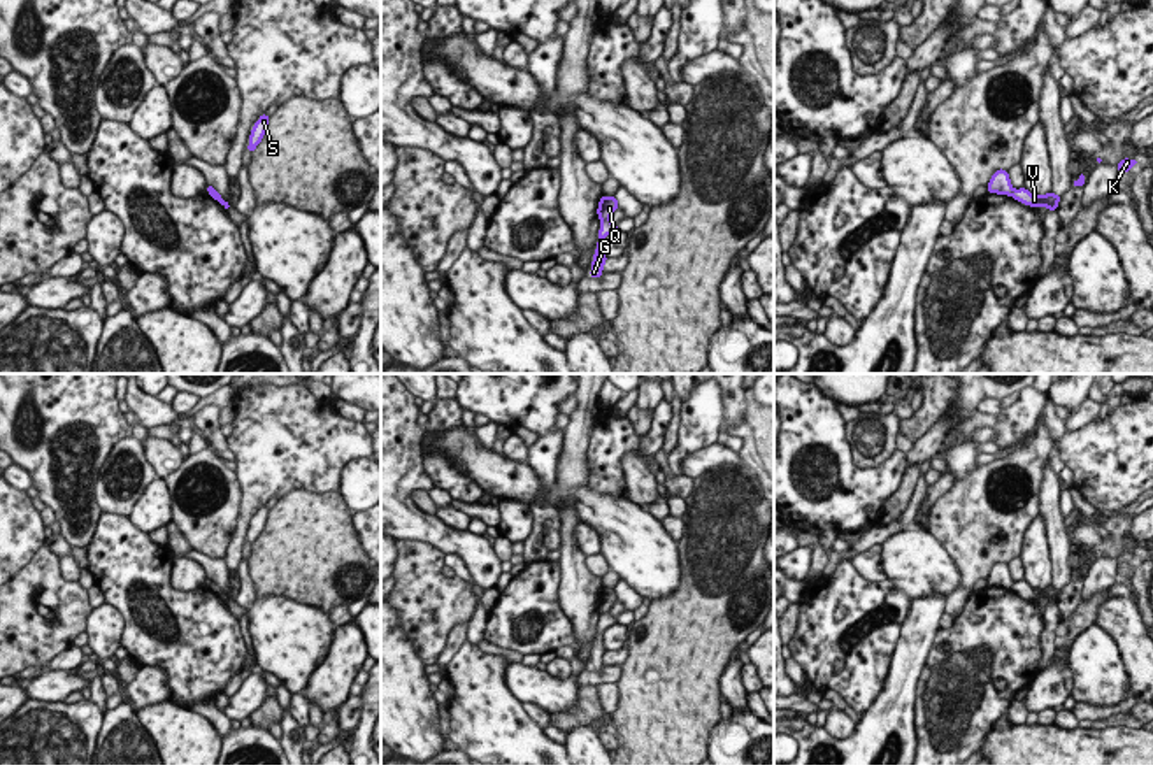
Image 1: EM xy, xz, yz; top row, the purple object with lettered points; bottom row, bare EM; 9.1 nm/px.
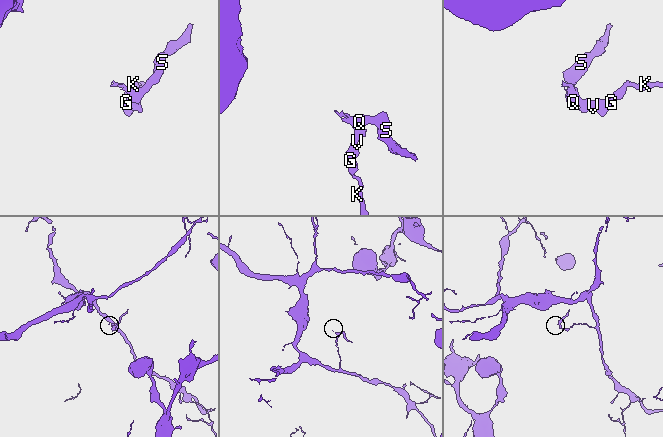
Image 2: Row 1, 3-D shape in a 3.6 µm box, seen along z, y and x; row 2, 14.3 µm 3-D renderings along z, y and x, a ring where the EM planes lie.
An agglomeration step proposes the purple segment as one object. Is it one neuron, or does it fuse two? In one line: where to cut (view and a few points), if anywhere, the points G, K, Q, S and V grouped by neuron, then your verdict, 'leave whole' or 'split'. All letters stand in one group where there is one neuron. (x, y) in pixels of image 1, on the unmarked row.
xz (609, 611), (601, 616) | G K V / Q S | split

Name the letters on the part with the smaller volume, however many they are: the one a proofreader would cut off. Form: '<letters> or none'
Q, S

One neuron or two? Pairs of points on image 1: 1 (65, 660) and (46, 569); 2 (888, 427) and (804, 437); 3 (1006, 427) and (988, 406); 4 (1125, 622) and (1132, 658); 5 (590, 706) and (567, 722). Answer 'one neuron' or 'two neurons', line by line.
1: two neurons
2: two neurons
3: two neurons
4: one neuron
5: one neuron

